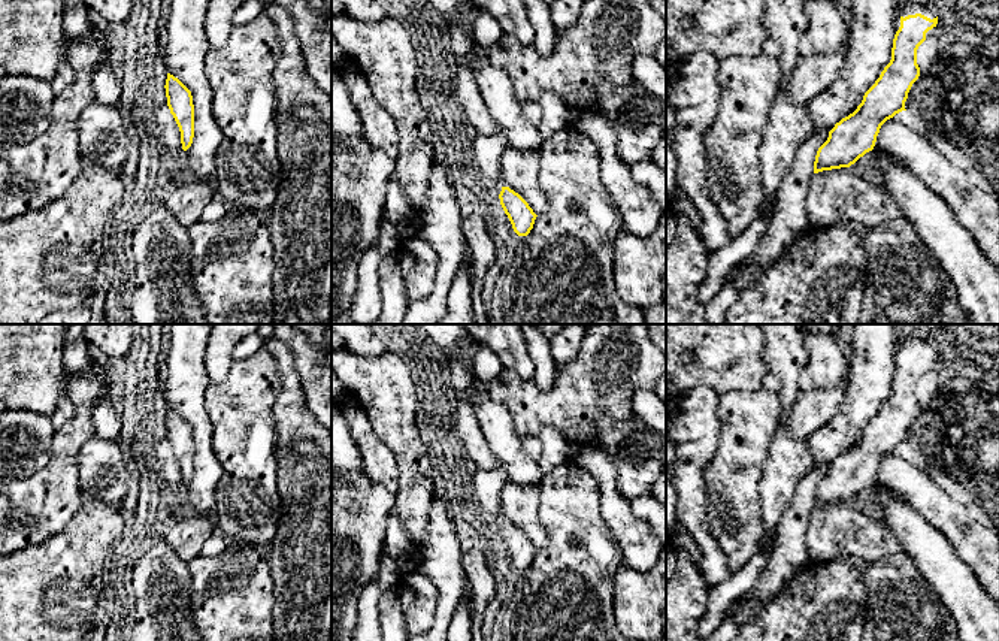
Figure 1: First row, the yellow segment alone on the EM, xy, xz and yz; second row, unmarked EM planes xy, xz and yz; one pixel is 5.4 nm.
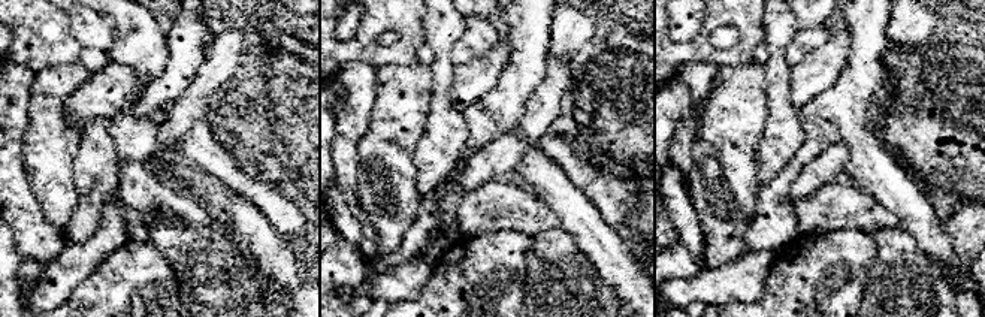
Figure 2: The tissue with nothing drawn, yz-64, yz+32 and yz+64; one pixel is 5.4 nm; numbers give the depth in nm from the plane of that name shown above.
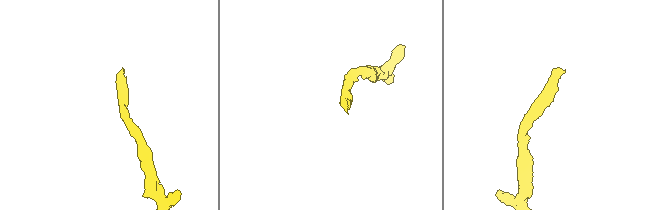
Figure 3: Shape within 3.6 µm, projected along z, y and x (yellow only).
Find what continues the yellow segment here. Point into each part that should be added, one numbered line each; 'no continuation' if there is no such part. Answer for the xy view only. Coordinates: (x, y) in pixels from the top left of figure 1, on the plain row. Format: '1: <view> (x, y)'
no continuation

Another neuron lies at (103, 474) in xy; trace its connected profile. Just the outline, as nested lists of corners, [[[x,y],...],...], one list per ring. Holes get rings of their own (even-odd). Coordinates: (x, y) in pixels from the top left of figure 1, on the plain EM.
[[[90,438],[79,451],[78,469],[84,501],[119,507],[130,477],[118,439]]]

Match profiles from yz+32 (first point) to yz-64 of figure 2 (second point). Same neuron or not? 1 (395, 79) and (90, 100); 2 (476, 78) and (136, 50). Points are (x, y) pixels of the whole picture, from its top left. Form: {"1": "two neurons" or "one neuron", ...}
{"1": "two neurons", "2": "two neurons"}

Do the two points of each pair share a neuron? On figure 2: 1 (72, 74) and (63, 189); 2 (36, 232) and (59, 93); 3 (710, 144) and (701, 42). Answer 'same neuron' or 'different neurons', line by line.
1: same neuron
2: different neurons
3: different neurons

